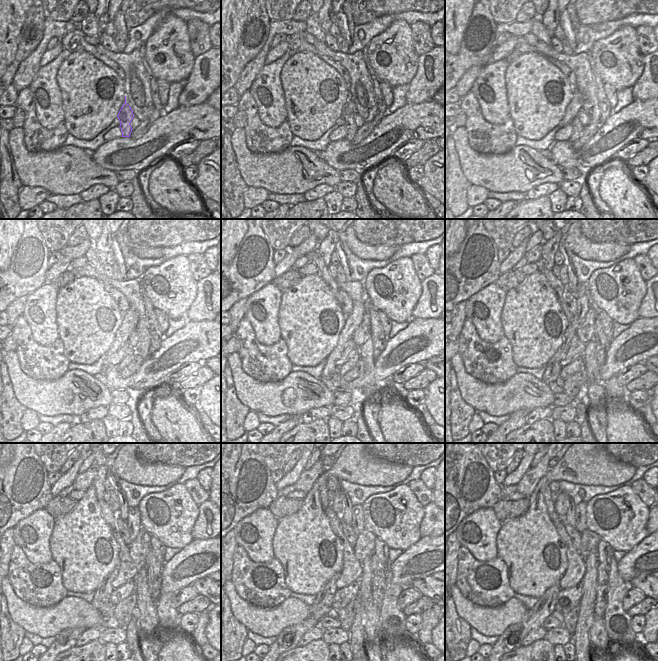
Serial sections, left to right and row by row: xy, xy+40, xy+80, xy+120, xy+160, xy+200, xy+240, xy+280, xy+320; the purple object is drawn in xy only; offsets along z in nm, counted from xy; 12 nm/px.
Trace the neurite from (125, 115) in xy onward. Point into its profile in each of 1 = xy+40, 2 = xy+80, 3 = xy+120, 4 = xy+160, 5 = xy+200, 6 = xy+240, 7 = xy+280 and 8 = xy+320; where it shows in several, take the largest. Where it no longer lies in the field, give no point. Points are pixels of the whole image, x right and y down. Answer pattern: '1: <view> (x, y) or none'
1: xy+40 (351, 127)
2: xy+80 (577, 128)
3: xy+120 (130, 352)
4: xy+160 (355, 356)
5: xy+200 (571, 368)
6: xy+240 (127, 589)
7: xy+280 (342, 597)
8: xy+320 (567, 599)

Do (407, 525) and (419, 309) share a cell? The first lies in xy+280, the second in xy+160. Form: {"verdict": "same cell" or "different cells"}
{"verdict": "different cells"}

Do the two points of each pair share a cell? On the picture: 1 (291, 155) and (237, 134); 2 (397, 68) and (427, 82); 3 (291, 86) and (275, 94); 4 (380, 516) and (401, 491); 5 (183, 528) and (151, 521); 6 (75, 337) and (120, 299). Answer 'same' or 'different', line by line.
1: same
2: different
3: different
4: same
5: same
6: different

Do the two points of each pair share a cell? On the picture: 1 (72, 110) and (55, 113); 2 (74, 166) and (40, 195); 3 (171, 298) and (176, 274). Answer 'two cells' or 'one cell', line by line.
1: two cells
2: two cells
3: one cell

